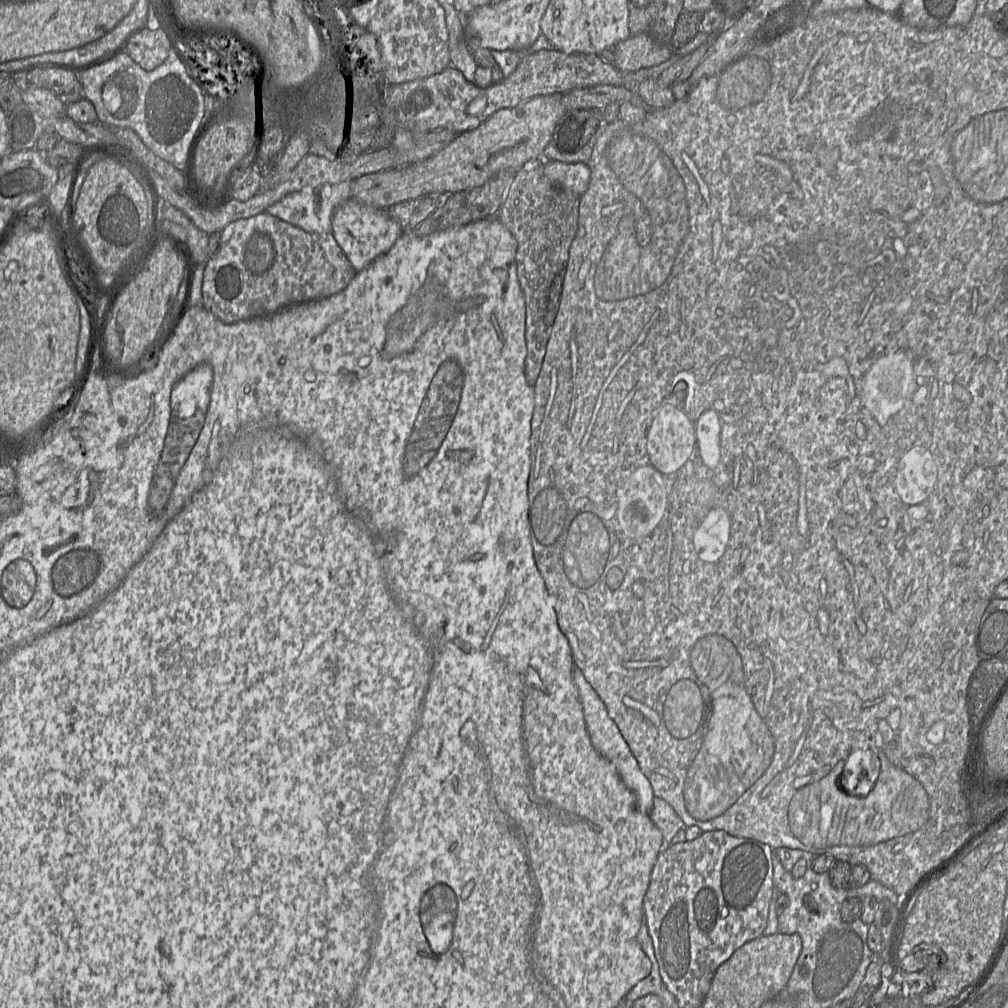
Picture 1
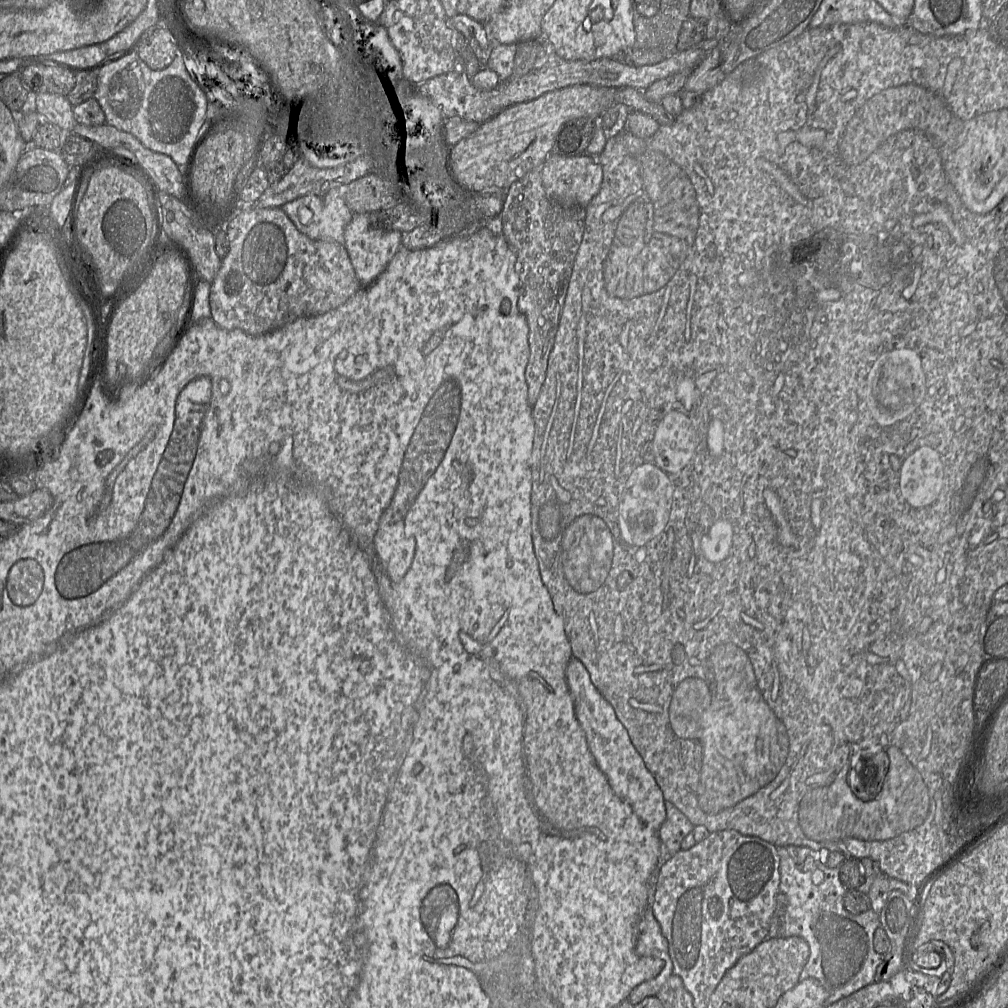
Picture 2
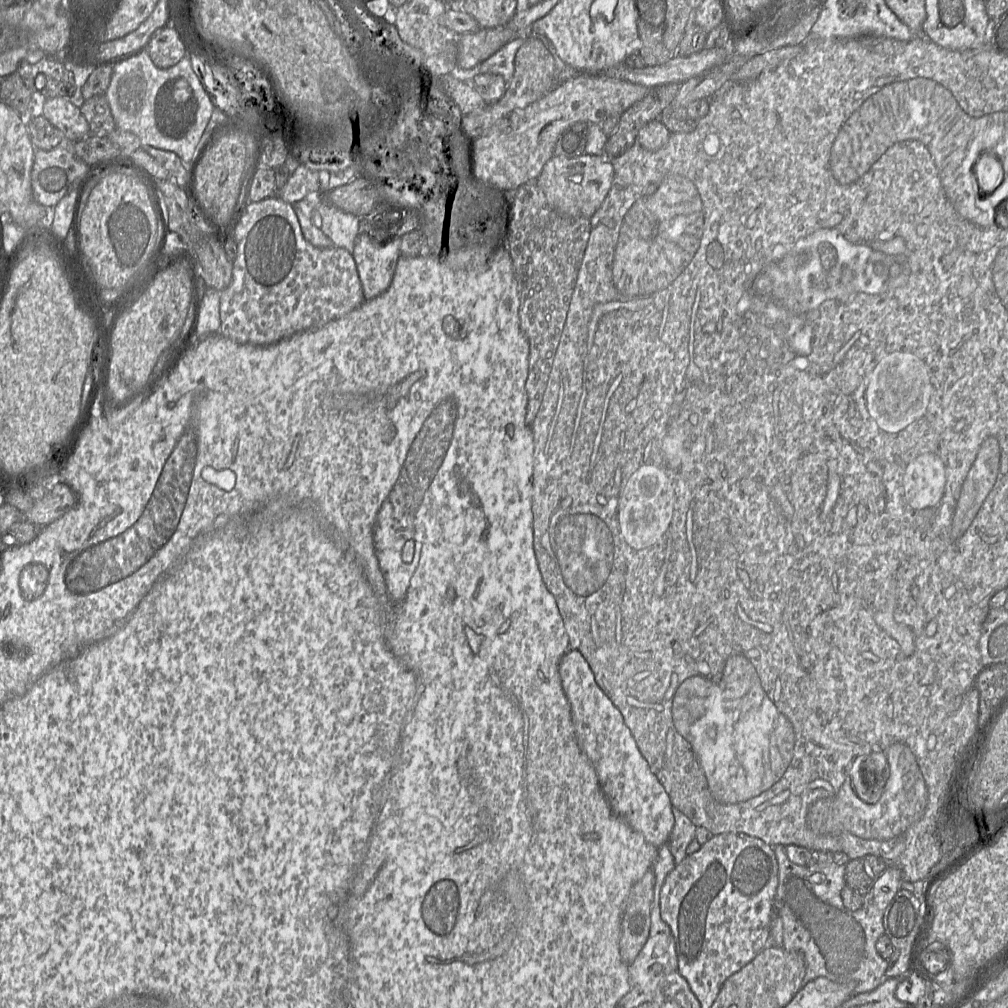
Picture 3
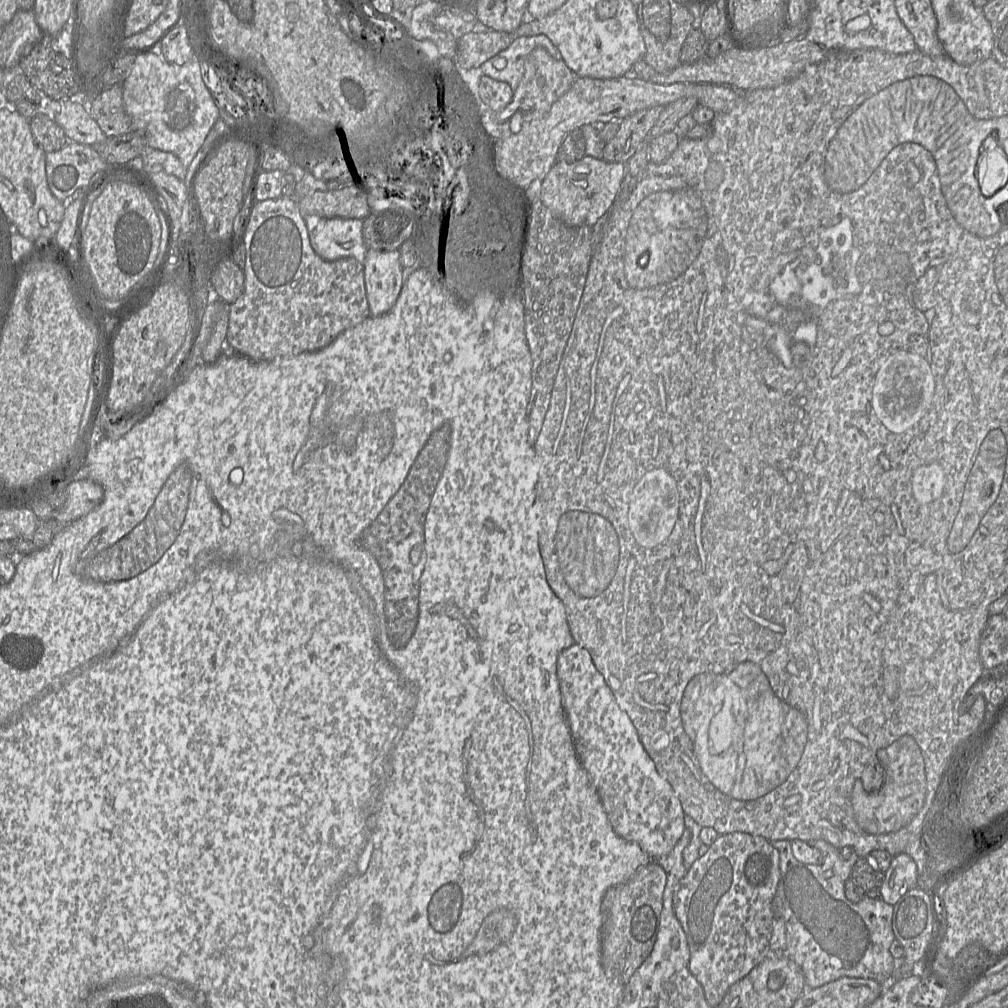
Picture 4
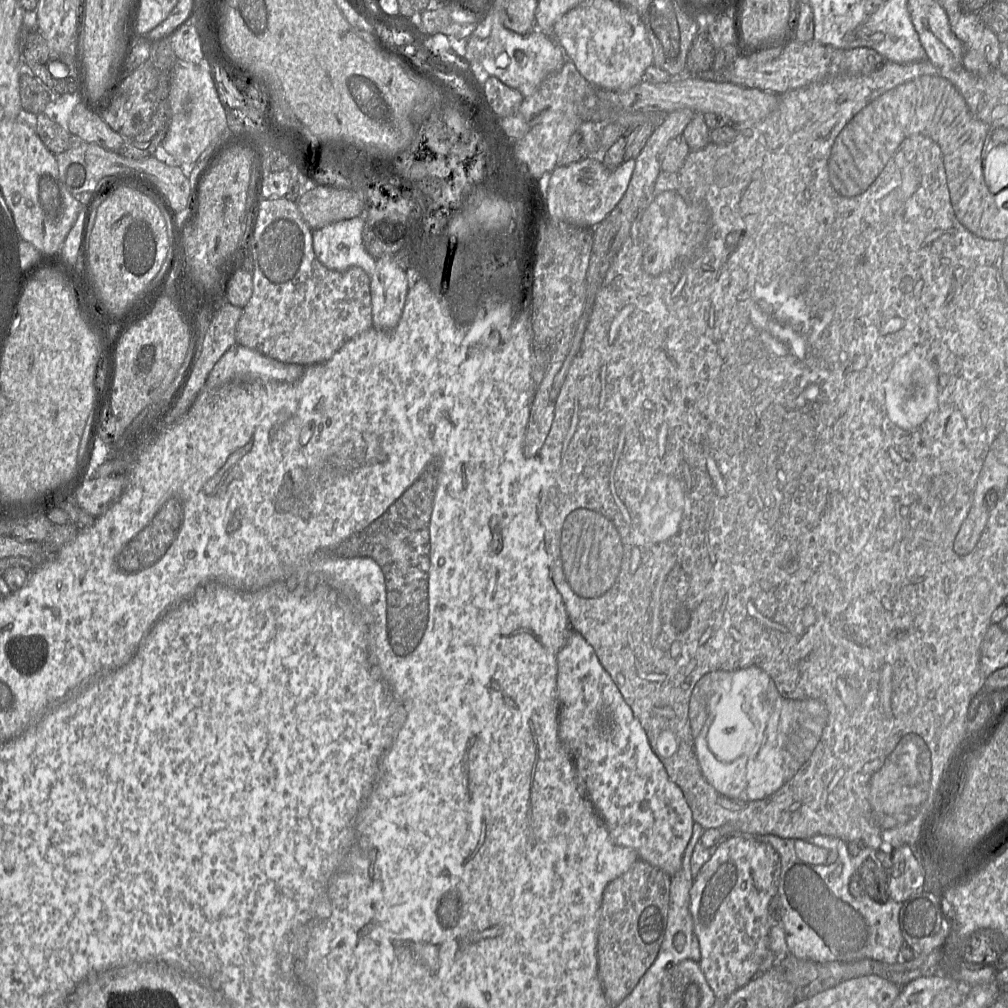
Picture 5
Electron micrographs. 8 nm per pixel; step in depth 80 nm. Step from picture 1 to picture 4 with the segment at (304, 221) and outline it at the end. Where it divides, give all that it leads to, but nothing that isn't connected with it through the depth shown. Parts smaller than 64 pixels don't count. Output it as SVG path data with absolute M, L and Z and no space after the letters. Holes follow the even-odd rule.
M304 217L310 243L321 258L335 261L354 257L363 263L368 247L363 237L363 220L353 218Z

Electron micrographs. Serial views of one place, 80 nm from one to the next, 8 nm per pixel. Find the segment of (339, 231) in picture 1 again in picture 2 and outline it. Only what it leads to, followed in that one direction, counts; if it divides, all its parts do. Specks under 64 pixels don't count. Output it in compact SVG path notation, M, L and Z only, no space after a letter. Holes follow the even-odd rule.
M354 214L344 230L344 246L361 287L369 286L386 270L388 264L401 248L402 233L378 230L370 225L369 214Z

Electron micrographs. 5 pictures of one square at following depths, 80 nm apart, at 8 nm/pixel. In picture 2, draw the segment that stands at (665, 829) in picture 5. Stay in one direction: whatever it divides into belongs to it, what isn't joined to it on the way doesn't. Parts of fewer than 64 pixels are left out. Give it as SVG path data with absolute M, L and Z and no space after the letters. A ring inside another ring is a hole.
M572 656L568 661L566 681L574 702L576 716L596 765L606 776L615 794L632 808L649 829L658 831L666 818L663 793L633 746L612 705L596 689L586 667L576 657Z

